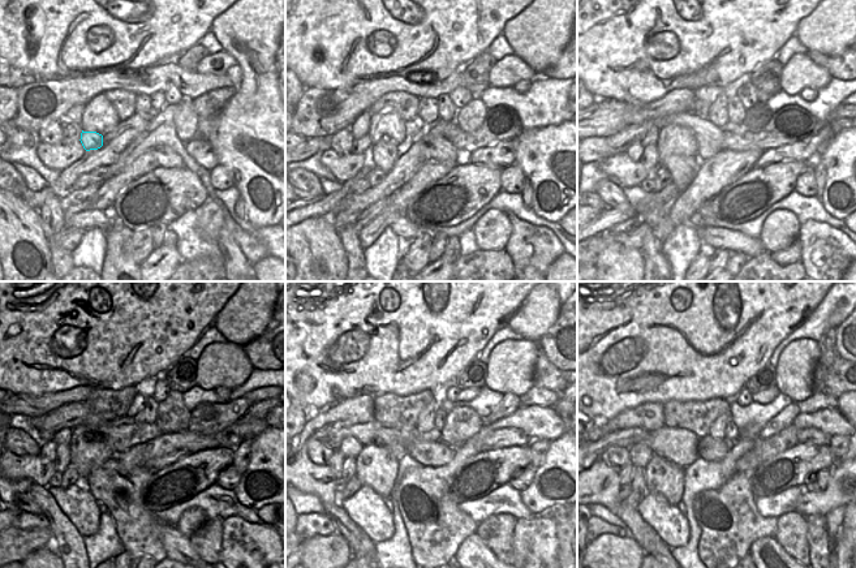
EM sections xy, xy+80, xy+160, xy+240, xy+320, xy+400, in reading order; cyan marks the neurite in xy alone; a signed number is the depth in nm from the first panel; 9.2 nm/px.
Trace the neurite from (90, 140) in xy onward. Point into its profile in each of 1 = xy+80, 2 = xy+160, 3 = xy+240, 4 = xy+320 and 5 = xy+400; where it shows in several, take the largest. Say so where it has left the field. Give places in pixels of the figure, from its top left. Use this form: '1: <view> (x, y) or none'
1: xy+80 (385, 153)
2: xy+160 (683, 170)
3: xy+240 (119, 489)
4: xy+320 (435, 525)
5: xy+400 (730, 523)

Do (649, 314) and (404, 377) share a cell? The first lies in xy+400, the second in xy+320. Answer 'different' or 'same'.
same

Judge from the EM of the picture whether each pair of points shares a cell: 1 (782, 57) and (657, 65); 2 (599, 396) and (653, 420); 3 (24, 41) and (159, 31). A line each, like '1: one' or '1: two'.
1: two
2: two
3: one

